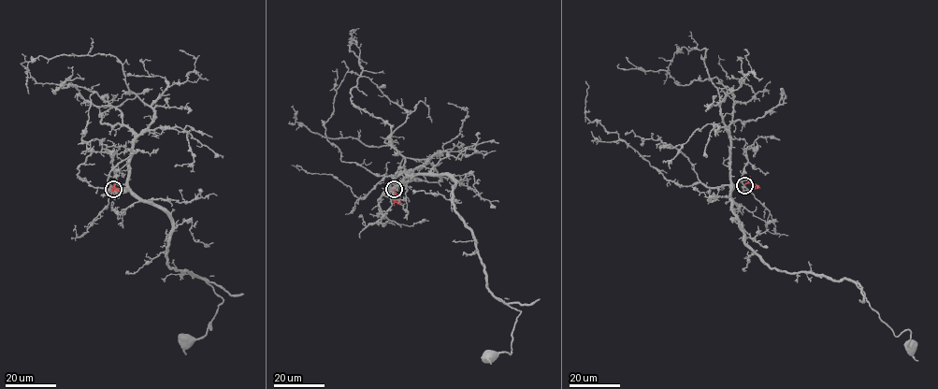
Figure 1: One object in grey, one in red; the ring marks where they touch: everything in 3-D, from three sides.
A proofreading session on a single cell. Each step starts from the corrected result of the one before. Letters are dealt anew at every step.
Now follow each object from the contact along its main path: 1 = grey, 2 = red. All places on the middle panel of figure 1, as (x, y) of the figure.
1: (394, 189), (424, 174), (454, 182), (454, 208), (472, 233), (485, 287), (520, 310), (511, 352), (488, 355)
2: (394, 189), (394, 201), (401, 203)

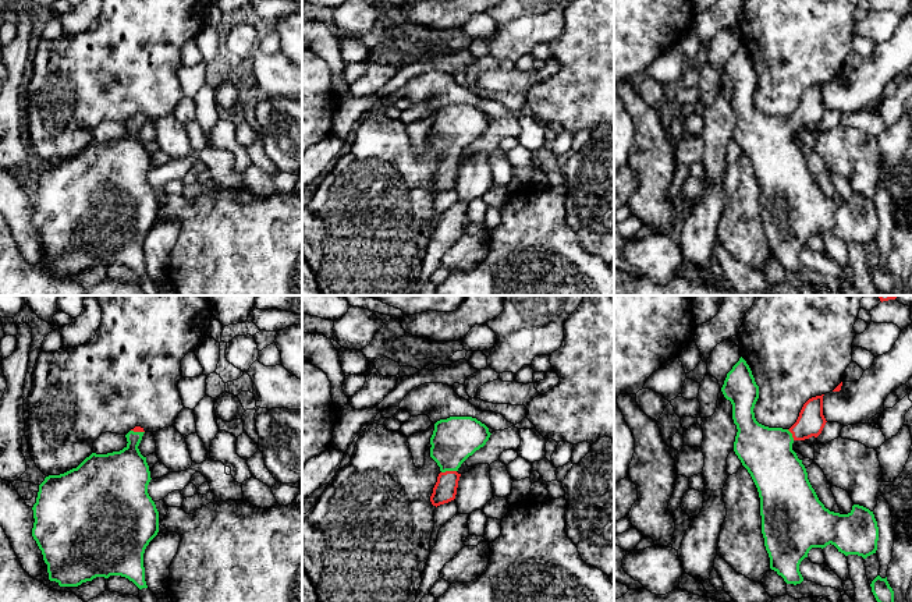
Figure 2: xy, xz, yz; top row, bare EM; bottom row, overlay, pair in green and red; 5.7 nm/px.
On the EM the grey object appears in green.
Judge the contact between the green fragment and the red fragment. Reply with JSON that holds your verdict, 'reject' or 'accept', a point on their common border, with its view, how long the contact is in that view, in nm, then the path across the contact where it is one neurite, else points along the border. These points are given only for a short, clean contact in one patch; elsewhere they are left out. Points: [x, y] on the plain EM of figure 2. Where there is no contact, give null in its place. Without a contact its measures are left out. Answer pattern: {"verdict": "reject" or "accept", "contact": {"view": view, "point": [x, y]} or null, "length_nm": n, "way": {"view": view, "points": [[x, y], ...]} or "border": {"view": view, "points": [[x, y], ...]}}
{"verdict": "accept", "contact": {"view": "xz", "point": [449, 158]}, "length_nm": 90, "way": {"view": "xz", "points": [[454, 127], [449, 138], [449, 158], [444, 179]]}}

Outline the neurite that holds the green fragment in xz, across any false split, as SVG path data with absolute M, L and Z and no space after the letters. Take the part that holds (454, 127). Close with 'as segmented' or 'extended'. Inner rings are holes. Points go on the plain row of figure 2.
M450 105L434 111L430 145L440 155L430 190L440 194L455 187L461 162L458 156L490 125L489 116L472 105Z; extended

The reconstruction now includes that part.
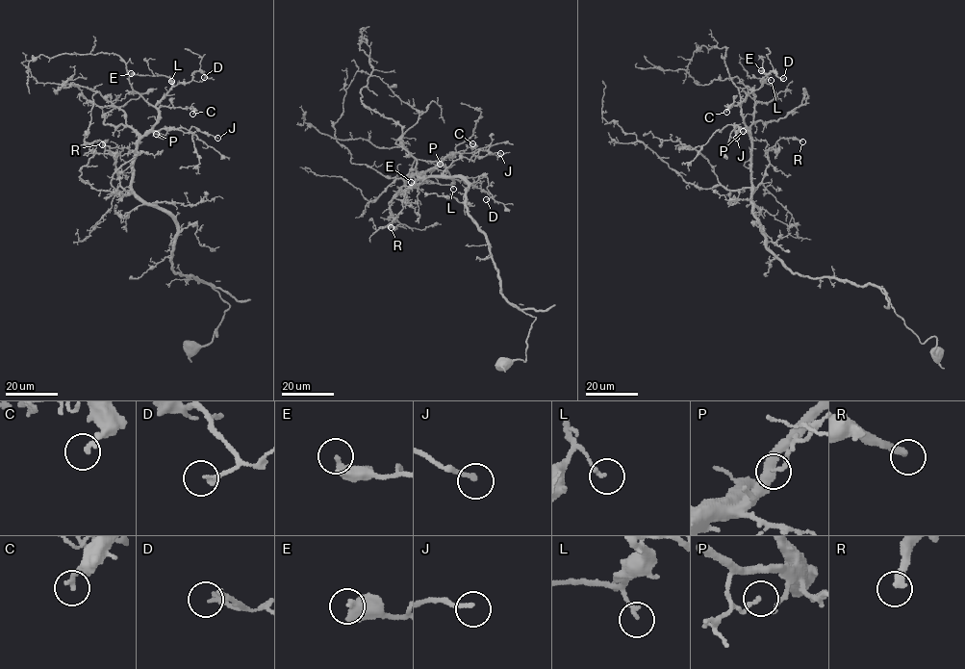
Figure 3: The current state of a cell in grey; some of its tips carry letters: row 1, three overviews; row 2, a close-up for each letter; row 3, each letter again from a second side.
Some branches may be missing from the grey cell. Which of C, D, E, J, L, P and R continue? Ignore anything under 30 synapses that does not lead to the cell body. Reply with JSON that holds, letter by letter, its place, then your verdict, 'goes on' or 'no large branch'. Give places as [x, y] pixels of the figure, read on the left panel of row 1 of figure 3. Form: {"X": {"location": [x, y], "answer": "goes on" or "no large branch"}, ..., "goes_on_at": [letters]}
{"C": {"location": [192, 114], "answer": "no large branch"}, "D": {"location": [204, 77], "answer": "no large branch"}, "E": {"location": [131, 73], "answer": "no large branch"}, "J": {"location": [217, 138], "answer": "no large branch"}, "L": {"location": [171, 81], "answer": "no large branch"}, "P": {"location": [156, 134], "answer": "no large branch"}, "R": {"location": [102, 144], "answer": "no large branch"}, "goes_on_at": []}

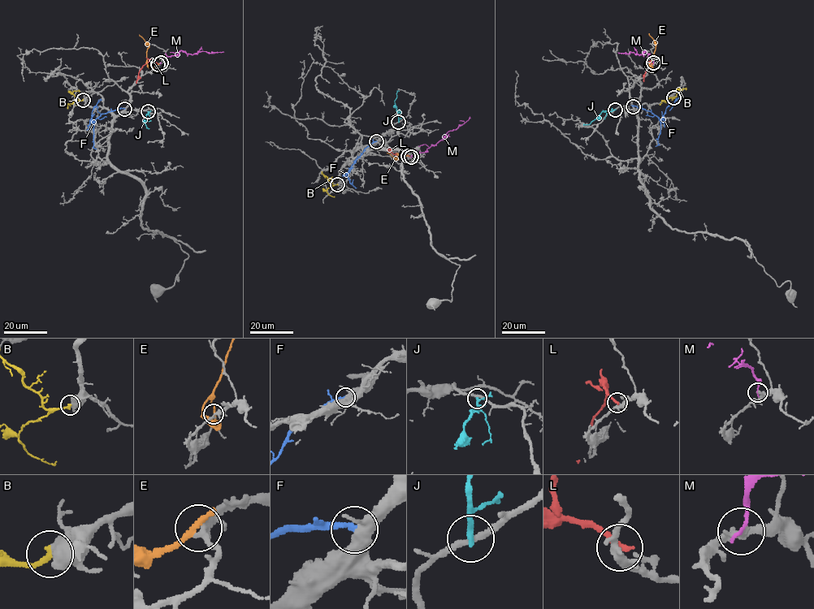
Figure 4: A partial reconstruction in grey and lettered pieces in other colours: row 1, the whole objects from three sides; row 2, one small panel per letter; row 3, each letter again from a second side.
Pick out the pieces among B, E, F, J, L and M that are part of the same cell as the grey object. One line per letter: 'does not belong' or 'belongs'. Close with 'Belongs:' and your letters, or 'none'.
B: belongs
E: does not belong
F: does not belong
J: does not belong
L: does not belong
M: does not belong
Belongs: B

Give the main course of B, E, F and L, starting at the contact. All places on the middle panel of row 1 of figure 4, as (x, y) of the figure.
B: (337, 183), (326, 190), (334, 196)
E: (407, 155), (401, 157), (397, 153), (396, 158), (398, 159), (396, 159), (387, 153)
F: (376, 140), (368, 145), (348, 170), (347, 177), (355, 188)
L: (409, 156), (394, 154), (387, 149)

